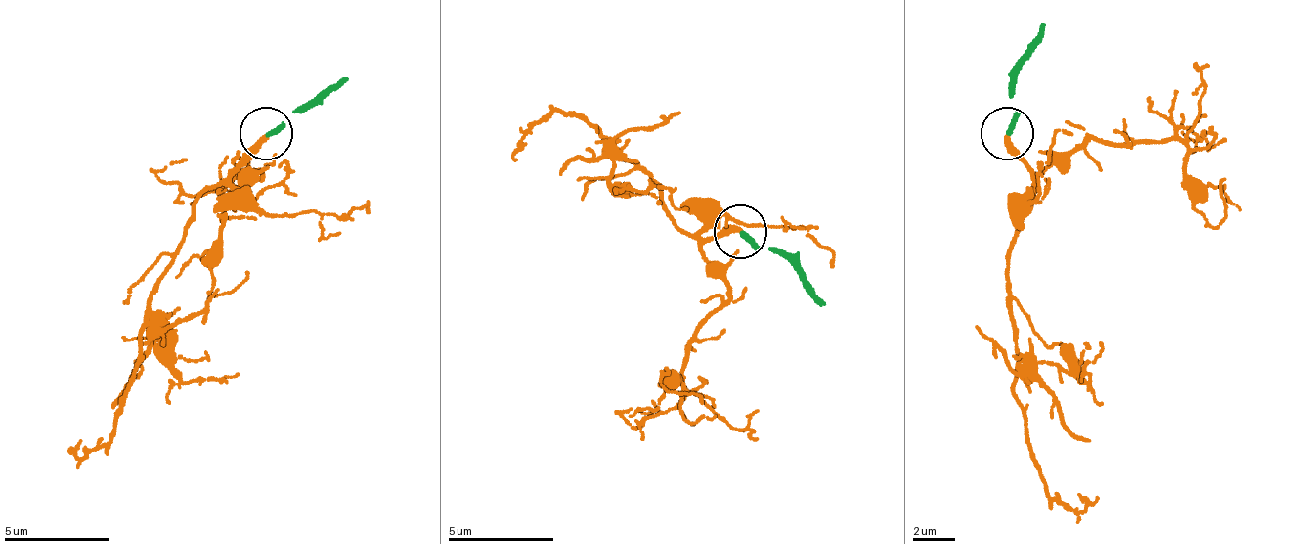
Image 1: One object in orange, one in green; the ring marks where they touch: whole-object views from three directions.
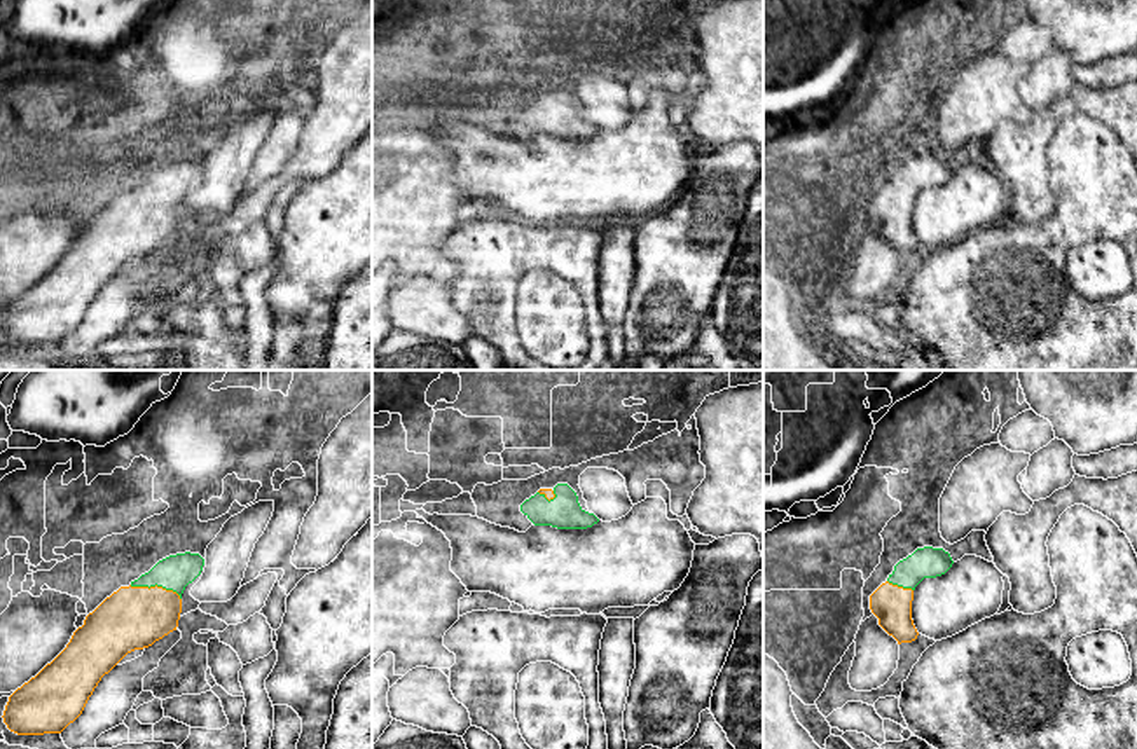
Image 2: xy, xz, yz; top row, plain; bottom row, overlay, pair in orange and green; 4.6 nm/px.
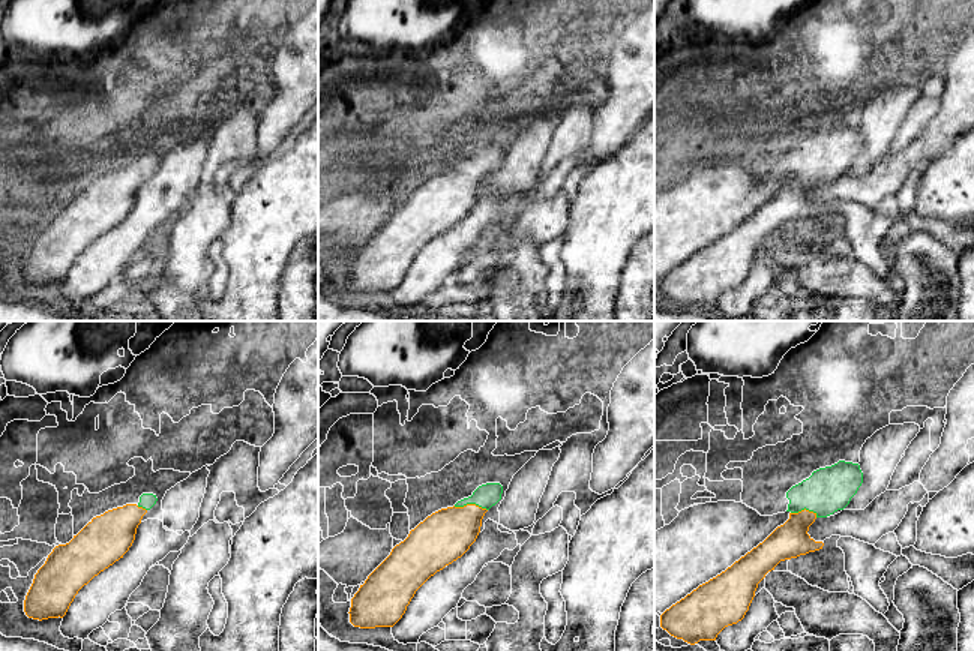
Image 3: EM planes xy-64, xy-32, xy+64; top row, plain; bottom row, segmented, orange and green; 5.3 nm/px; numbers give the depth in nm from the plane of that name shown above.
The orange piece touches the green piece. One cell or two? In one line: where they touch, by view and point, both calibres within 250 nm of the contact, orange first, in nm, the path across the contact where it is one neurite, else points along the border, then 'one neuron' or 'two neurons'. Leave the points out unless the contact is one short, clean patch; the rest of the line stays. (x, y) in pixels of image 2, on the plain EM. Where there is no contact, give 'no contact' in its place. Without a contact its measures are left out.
xy (156, 194) | 280/160 nm | across xy (131, 227), (156, 203), (156, 194), (173, 182) | one neuron

